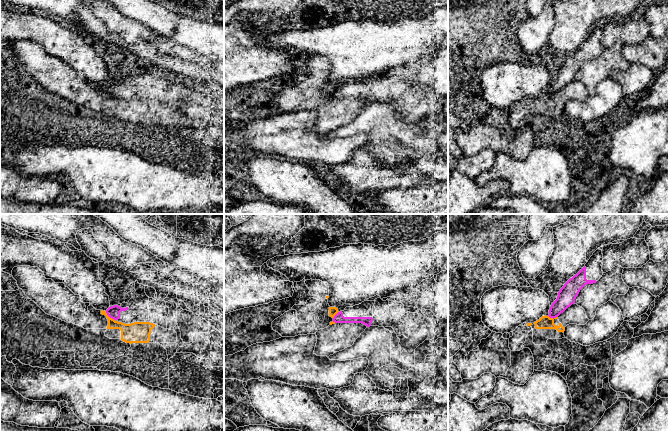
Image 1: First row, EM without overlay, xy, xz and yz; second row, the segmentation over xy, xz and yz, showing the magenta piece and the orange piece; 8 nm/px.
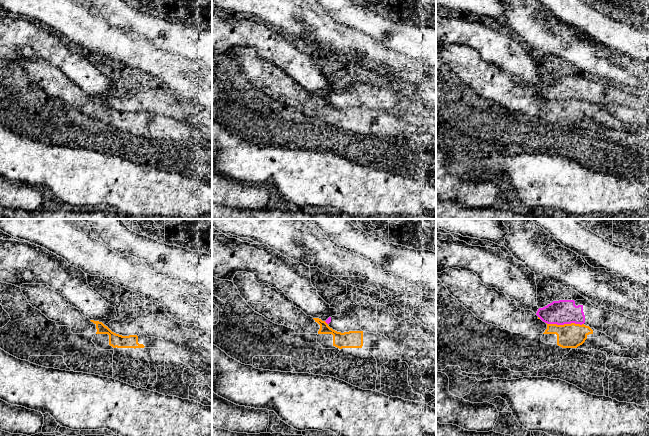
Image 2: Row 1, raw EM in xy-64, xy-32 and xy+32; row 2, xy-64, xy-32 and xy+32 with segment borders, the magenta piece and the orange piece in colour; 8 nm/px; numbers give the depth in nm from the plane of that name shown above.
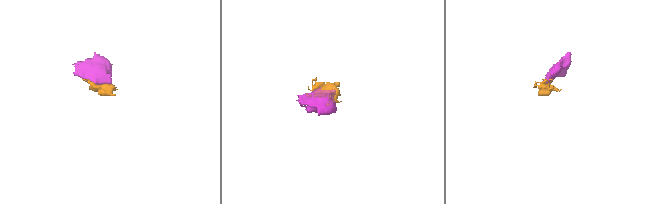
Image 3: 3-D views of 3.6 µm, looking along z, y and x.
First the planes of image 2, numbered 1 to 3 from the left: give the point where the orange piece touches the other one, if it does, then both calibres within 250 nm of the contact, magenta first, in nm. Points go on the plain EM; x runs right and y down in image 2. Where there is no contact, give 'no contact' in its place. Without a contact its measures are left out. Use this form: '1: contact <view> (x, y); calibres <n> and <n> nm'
1: no contact
2: contact xy-32 (326, 98); calibres 40 and 140 nm
3: contact xy+32 (565, 99); calibres 200 and 190 nm

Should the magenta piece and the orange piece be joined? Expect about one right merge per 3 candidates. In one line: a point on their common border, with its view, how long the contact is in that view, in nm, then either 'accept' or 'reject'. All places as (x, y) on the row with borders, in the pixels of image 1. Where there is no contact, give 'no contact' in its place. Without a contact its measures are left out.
xy (109, 316) | 110 nm | reject

